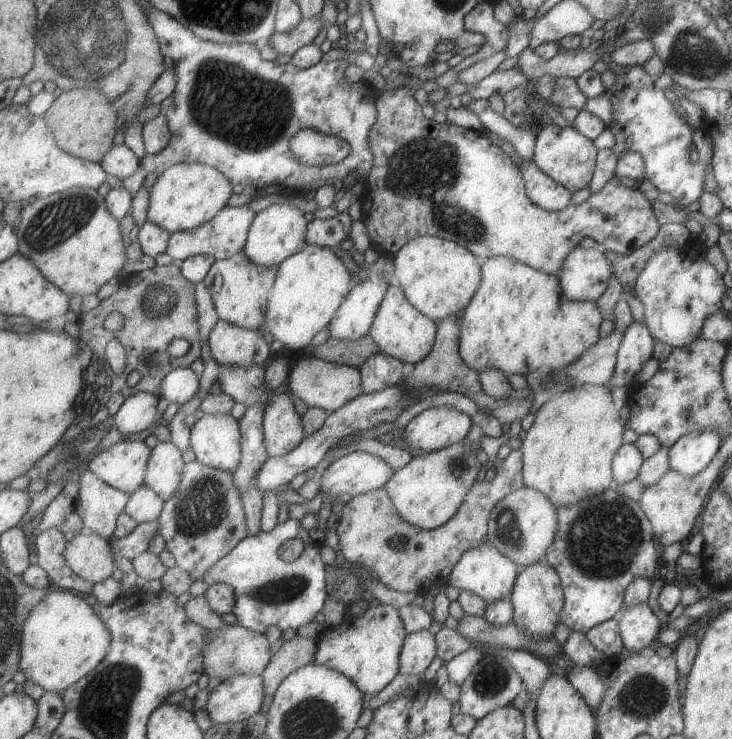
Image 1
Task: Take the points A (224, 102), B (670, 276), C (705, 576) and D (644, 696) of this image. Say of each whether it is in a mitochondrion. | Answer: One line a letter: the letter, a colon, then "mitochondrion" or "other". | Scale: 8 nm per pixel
A: mitochondrion
B: mitochondrion
C: other
D: mitochondrion

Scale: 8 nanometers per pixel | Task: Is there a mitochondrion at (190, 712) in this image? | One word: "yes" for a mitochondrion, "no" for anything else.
no

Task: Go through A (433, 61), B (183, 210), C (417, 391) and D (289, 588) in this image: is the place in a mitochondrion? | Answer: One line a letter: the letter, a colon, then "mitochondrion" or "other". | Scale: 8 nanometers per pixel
A: other
B: other
C: other
D: mitochondrion

